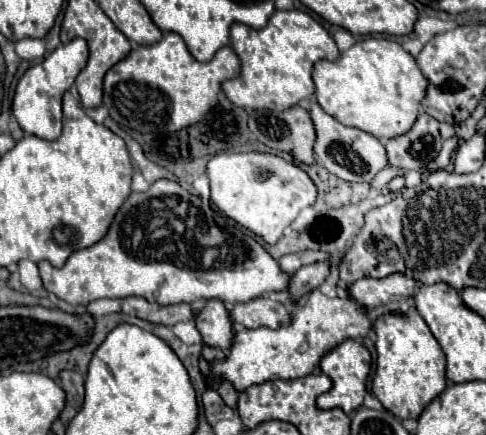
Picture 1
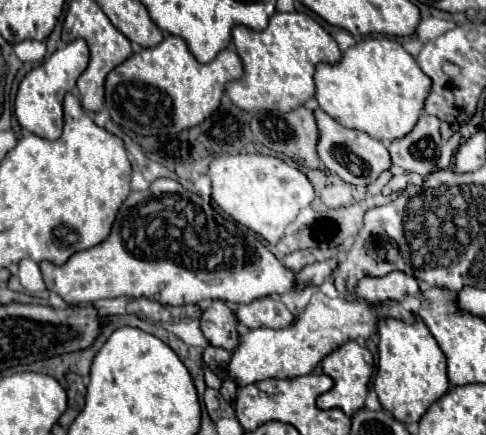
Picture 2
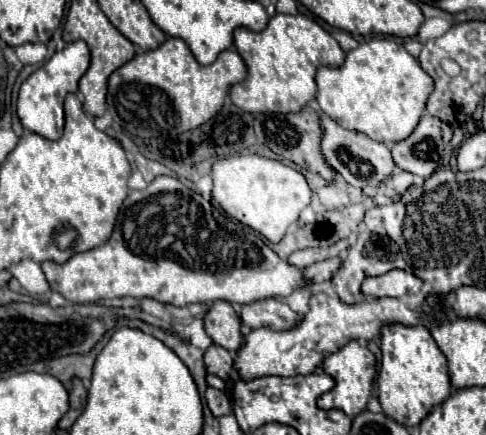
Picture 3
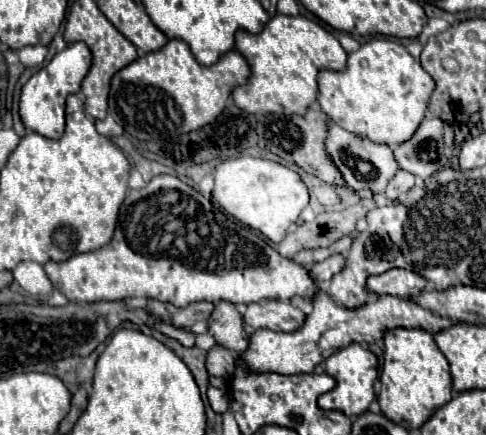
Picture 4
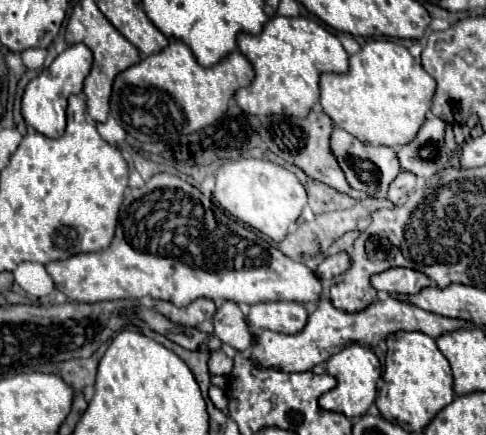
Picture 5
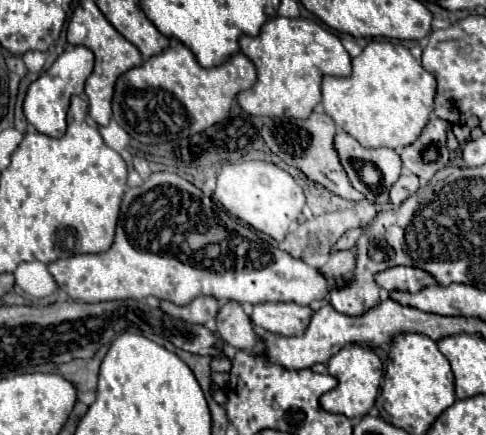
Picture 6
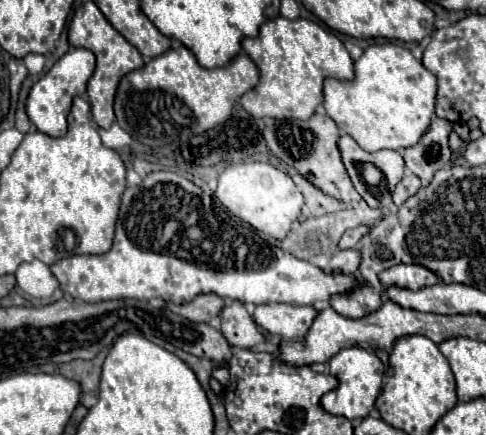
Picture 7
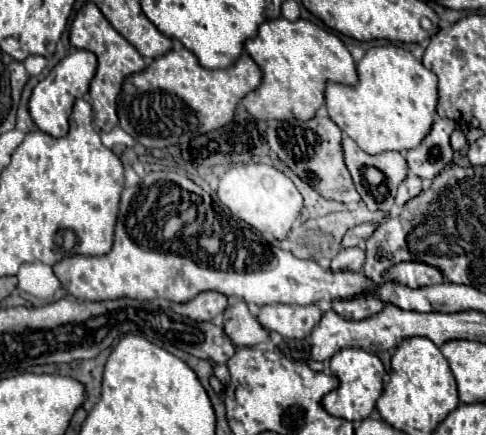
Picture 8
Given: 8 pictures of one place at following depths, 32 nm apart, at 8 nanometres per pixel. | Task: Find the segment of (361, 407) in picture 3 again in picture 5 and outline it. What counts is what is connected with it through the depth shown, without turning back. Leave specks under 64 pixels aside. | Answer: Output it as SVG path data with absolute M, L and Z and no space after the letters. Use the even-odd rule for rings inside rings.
M352 344L352 346L346 346L342 348L338 354L334 354L328 362L326 362L326 372L330 376L336 378L336 388L322 394L320 396L320 406L324 410L330 410L330 412L340 412L348 418L360 418L368 412L368 408L374 404L376 400L376 394L378 394L378 380L382 376L380 372L380 360L378 356L368 350L368 348L362 348L360 344Z

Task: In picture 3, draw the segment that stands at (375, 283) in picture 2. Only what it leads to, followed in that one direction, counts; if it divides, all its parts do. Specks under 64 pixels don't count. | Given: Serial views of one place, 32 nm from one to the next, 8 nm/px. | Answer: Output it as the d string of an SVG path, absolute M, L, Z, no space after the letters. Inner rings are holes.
M390 270L382 276L370 276L362 284L366 296L392 296L402 300L409 308L421 308L425 295L422 293L424 280L406 270Z

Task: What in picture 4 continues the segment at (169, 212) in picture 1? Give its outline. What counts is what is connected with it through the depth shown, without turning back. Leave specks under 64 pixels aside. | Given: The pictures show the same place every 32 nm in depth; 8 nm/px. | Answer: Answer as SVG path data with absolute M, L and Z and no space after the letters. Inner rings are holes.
M170 174L154 176L142 190L130 190L126 194L114 238L108 246L88 254L76 254L66 262L46 262L44 270L48 272L52 286L60 290L70 302L100 302L148 296L184 308L196 300L208 300L214 304L220 300L252 304L260 300L290 300L294 296L312 300L318 294L318 284L310 276L308 268L290 258L284 258L266 240L256 236L246 224L224 216L198 190Z

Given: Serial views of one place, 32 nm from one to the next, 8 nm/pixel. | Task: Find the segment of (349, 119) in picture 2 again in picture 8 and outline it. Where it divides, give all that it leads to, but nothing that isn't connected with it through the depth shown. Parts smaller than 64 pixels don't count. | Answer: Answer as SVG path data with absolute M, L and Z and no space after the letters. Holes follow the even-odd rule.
M394 44L370 48L356 68L356 86L332 82L326 86L326 108L332 122L368 154L416 148L428 136L436 116L438 76Z

